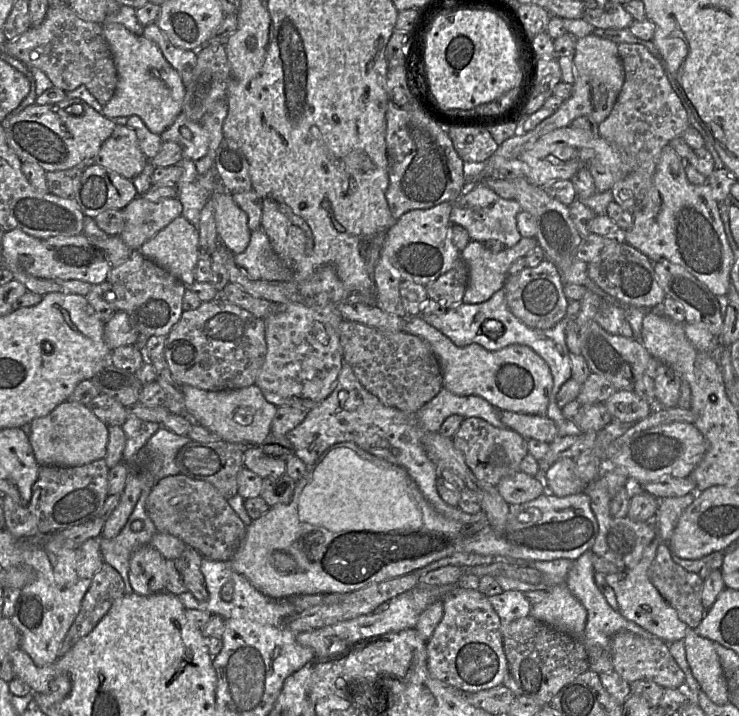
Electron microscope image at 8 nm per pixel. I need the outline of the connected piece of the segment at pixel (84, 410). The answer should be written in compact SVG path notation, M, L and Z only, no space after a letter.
M65 401L47 416L34 419L28 428L29 441L40 466L75 467L106 457L109 441L108 425L87 405Z

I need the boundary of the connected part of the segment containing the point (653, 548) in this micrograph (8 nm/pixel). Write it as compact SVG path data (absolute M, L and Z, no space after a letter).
M657 534L645 549L640 562L633 568L605 575L607 584L614 590L618 611L627 620L636 623L664 642L671 644L683 640L689 627L681 621L676 610L662 597L649 578L649 568L655 558L661 538Z

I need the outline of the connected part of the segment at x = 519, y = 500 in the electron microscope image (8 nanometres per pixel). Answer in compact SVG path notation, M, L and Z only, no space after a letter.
M522 471L503 478L496 489L508 505L521 505L545 493L541 476L533 477Z

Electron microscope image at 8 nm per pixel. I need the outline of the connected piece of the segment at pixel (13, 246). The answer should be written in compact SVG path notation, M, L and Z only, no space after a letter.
M14 229L3 234L1 260L4 264L15 264L36 278L81 280L97 285L106 281L111 270L122 264L131 252L119 236L100 239L79 234L40 239Z

